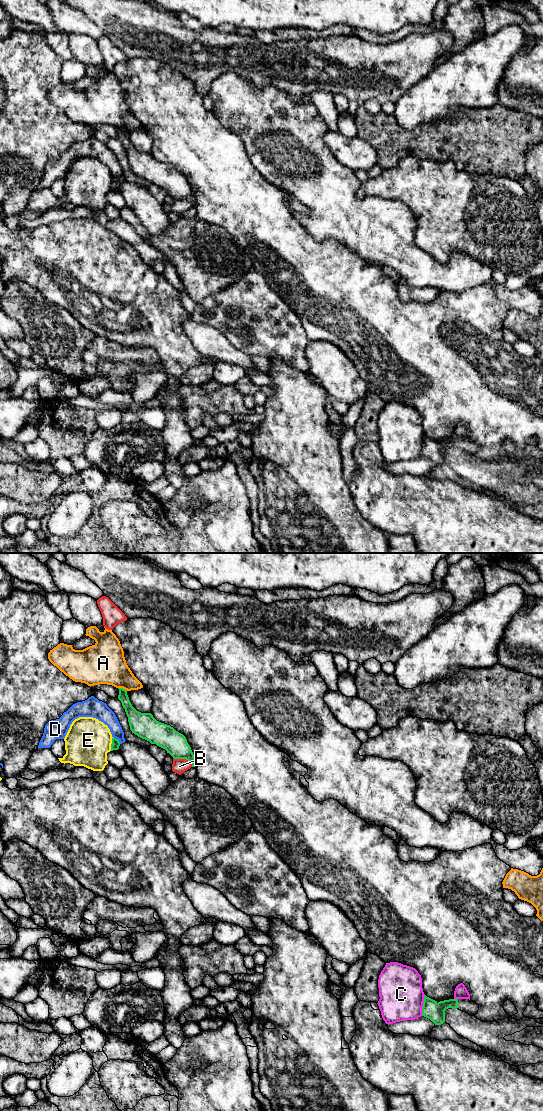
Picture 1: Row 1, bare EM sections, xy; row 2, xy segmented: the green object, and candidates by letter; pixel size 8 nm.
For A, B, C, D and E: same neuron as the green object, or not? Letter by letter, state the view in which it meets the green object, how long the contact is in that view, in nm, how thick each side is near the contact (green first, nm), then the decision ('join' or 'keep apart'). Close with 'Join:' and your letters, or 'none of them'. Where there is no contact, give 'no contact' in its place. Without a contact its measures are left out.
A: meets green in xy; contact 80 nm long; 110 nm thick on the green side, 340 nm on the other; keep apart
B: meets green in xy; contact 180 nm long; 190 nm thick on the green side, 120 nm on the other; keep apart
C: meets green in xy; contact 170 nm long; 150 nm thick on the green side, 360 nm on the other; keep apart
D: meets green in xy; contact 90 nm long; 70 nm thick on the green side, 140 nm on the other; keep apart
E: meets green in xy; contact 110 nm long; 70 nm thick on the green side, 360 nm on the other; keep apart
Join: none of them

